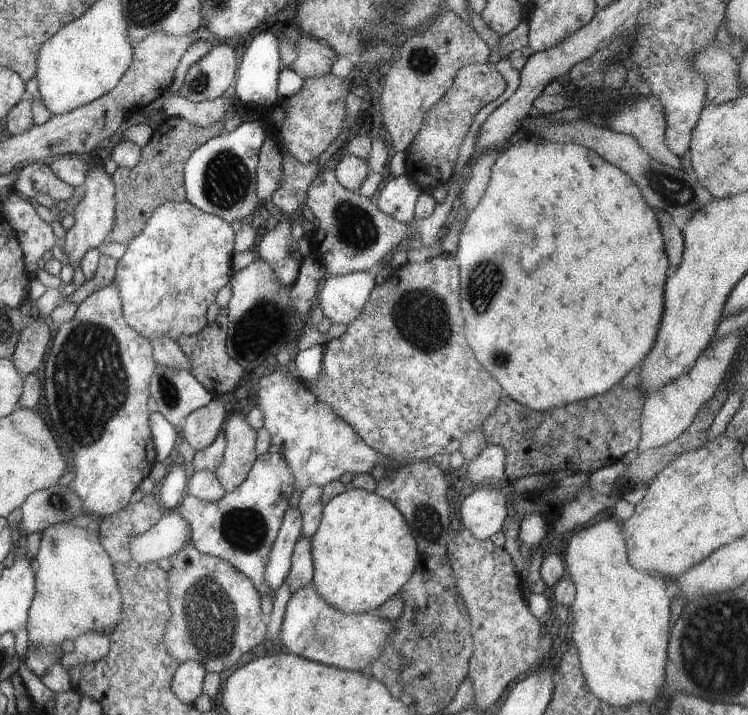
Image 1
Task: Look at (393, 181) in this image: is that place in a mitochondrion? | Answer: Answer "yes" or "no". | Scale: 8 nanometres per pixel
no

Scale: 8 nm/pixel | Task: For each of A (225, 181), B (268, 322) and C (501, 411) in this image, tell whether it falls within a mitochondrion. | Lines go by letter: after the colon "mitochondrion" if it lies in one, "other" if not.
A: mitochondrion
B: mitochondrion
C: other

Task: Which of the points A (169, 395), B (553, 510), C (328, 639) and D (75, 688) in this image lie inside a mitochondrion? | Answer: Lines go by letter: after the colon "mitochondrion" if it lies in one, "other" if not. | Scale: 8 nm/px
A: mitochondrion
B: other
C: mitochondrion
D: other

